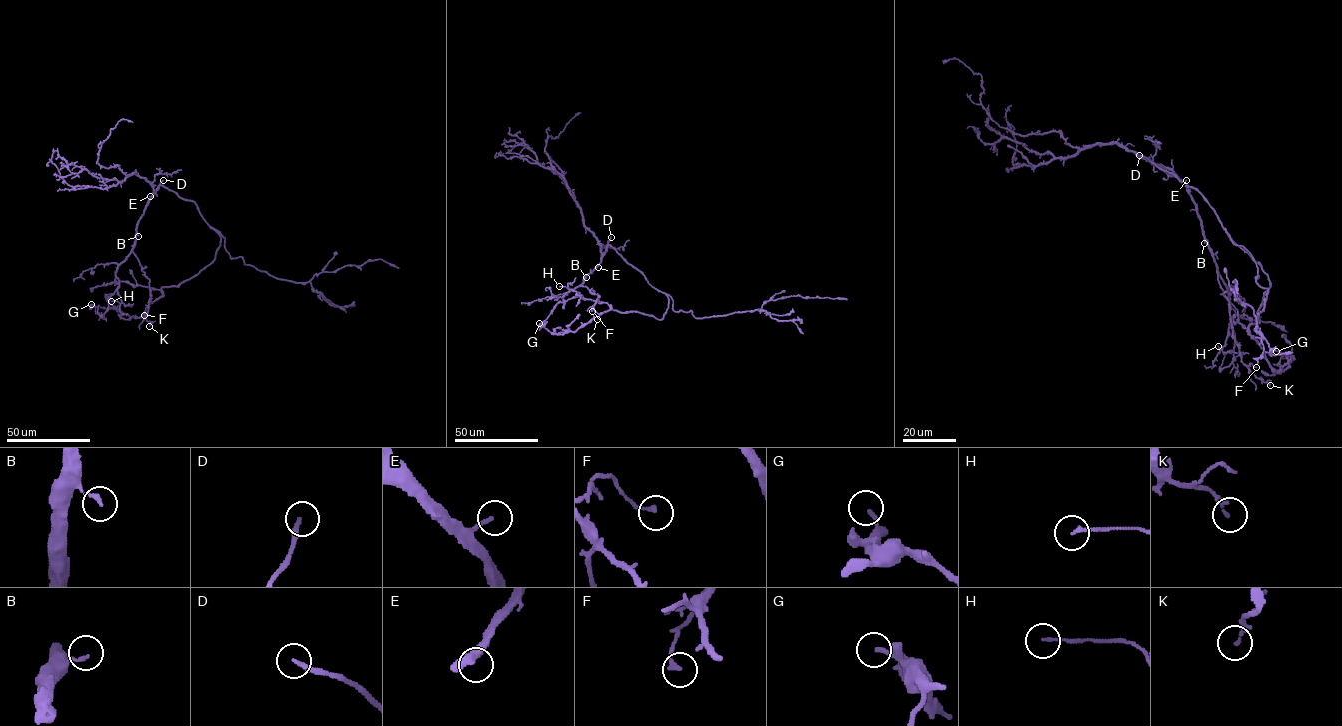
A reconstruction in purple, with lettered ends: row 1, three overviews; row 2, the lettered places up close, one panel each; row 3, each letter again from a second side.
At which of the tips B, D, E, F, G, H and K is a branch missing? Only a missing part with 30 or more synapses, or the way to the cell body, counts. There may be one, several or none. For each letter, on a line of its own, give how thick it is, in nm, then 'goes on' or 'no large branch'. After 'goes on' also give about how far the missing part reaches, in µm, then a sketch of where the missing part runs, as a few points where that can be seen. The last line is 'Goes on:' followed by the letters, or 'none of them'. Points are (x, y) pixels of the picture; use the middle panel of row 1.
B: calibre 150 nm; no large branch
D: calibre 180 nm; goes on; missing 120 µm; course (611, 237), (636, 181), (640, 160), (639, 133), (647, 121), (650, 100)
E: calibre 170 nm; goes on; missing 20 µm; course (598, 267), (607, 270), (621, 262)
F: calibre 200 nm; no large branch
G: calibre 170 nm; no large branch
H: calibre 140 nm; no large branch
K: calibre 160 nm; no large branch
Goes on: D, E

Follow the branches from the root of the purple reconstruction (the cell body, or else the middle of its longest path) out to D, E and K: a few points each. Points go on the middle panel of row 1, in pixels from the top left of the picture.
D: (641, 273), (608, 244), (611, 237)
E: (641, 273), (609, 245), (598, 267)
K: (641, 273), (608, 245), (601, 262), (580, 286), (597, 294), (593, 307), (599, 315), (597, 319)

